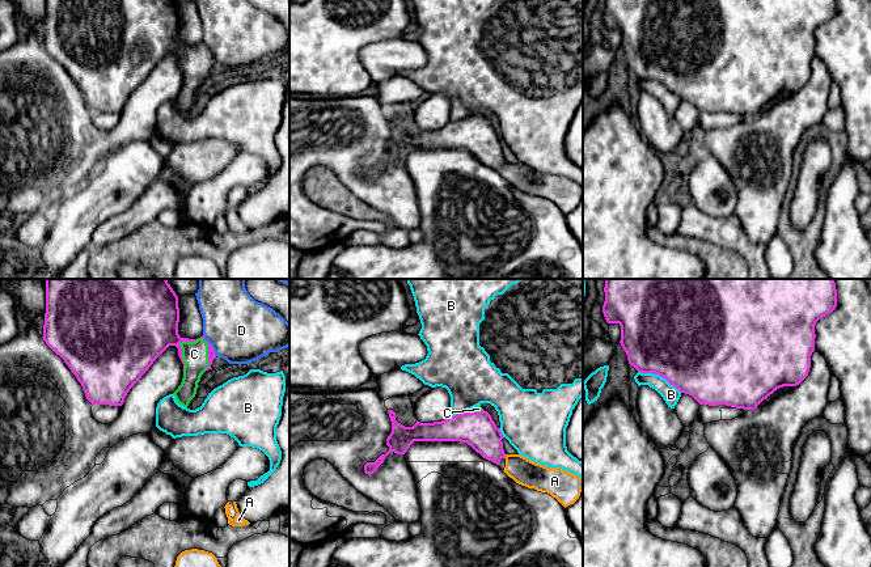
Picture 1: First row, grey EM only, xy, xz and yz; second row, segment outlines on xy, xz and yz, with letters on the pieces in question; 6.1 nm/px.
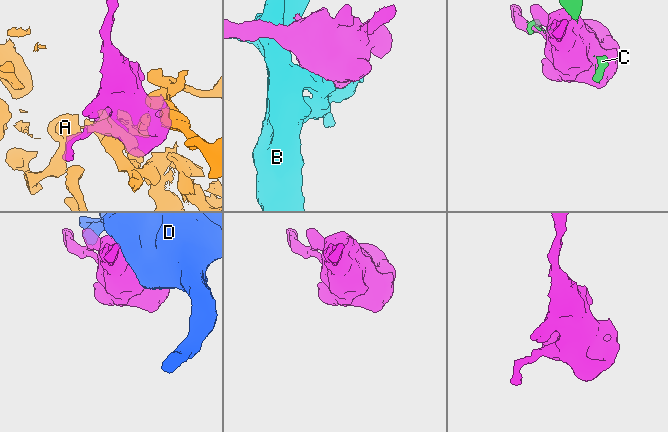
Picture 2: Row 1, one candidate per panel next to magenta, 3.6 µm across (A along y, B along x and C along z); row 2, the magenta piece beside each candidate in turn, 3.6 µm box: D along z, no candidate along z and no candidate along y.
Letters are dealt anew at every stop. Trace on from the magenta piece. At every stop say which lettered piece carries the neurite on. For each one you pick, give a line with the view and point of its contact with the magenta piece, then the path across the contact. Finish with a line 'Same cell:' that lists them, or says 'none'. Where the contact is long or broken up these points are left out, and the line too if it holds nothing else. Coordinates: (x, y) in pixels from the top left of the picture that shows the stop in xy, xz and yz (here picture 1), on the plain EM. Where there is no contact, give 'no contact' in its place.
C: xy (180, 54)
Same cell: C

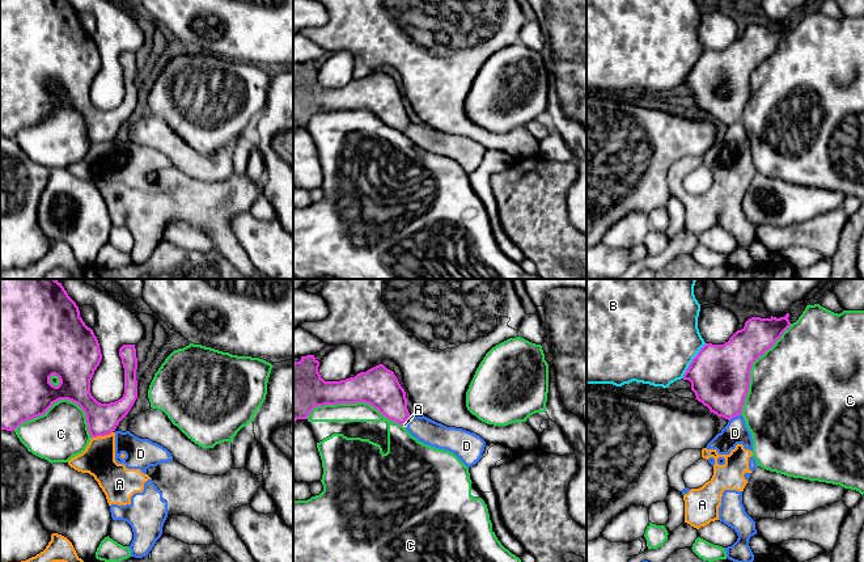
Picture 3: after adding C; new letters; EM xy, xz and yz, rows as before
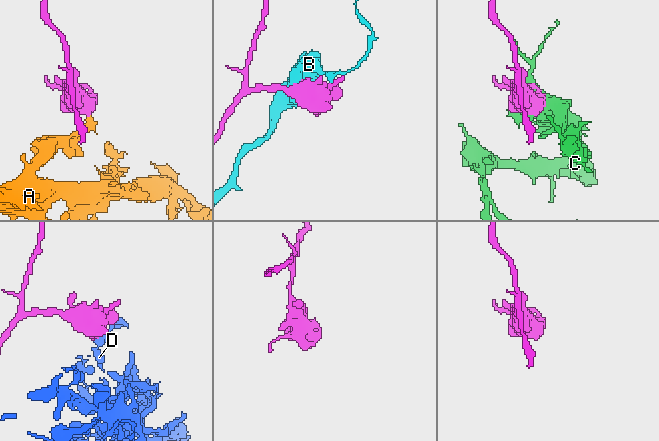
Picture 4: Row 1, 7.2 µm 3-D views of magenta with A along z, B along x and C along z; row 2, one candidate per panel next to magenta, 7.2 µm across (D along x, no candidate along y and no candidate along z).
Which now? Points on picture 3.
Same cell: none

